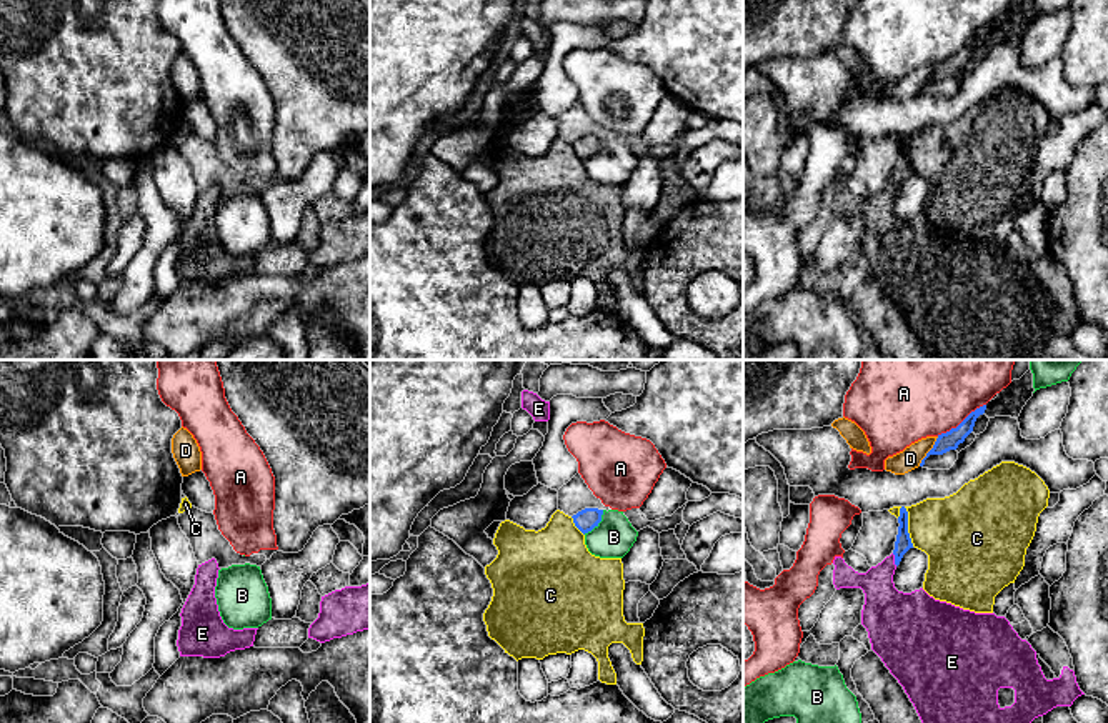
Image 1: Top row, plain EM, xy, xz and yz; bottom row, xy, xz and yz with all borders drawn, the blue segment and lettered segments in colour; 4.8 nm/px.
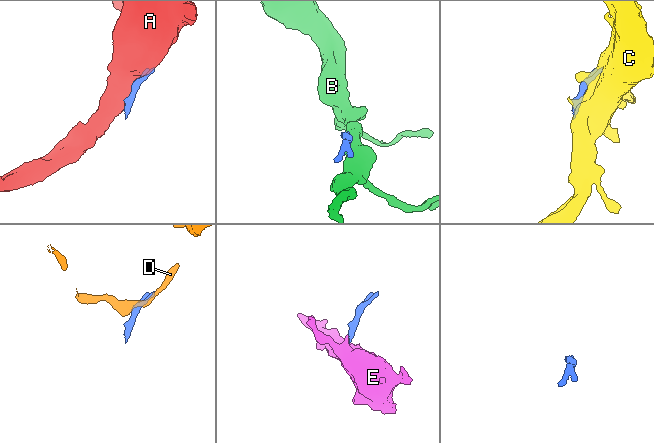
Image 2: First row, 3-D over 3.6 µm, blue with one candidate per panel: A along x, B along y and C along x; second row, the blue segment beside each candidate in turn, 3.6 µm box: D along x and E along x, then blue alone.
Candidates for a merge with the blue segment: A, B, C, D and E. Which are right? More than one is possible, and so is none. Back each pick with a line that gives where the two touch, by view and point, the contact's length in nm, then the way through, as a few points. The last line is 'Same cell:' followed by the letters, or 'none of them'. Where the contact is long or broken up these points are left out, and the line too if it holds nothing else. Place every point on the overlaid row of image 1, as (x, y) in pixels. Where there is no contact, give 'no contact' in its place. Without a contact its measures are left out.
E: contact yz (895, 560); length 70 nm
Same cell: E

